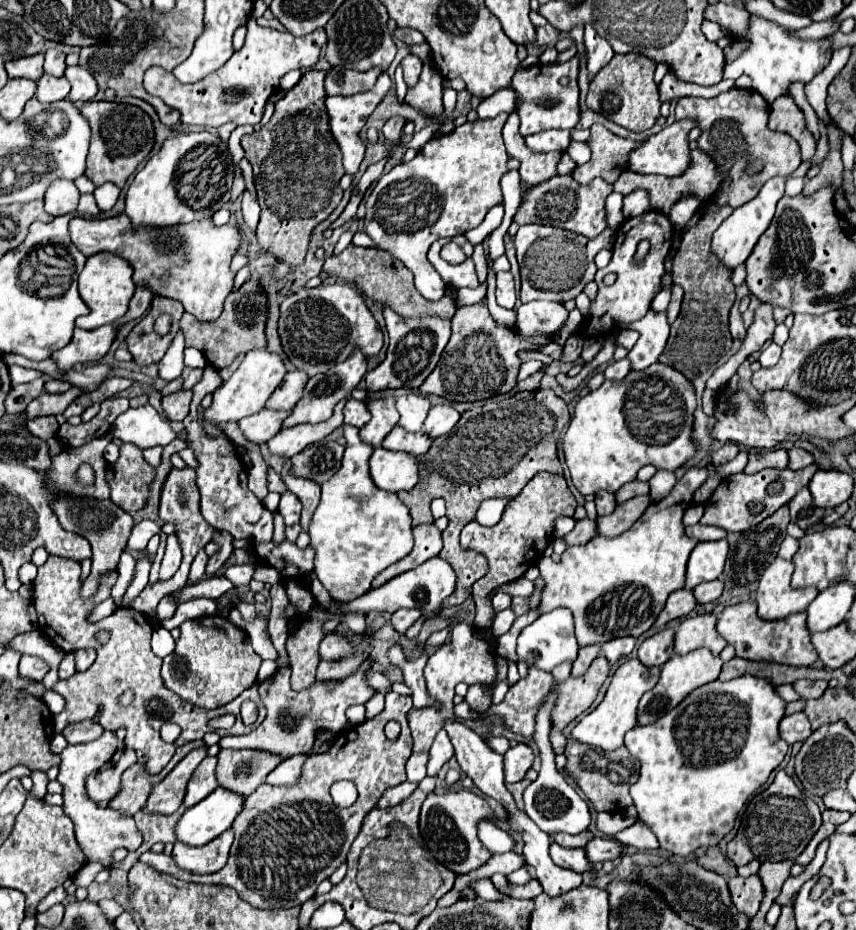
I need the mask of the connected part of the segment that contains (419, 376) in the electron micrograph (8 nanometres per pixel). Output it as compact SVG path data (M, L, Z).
M383 306L385 316L385 328L389 334L389 346L385 360L365 374L367 390L385 390L385 388L419 388L425 378L433 372L433 368L439 362L439 356L443 348L449 342L451 336L451 322L443 320L439 316L415 316L415 318L403 318L397 312L393 312L389 306Z

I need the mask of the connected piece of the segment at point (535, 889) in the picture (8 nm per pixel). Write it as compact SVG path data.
M529 880L523 886L505 886L505 888L497 888L501 894L505 896L513 896L513 898L535 898L541 892L541 886L537 880Z

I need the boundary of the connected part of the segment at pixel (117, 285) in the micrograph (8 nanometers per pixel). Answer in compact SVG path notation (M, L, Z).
M99 252L89 256L83 272L79 274L79 294L83 302L91 308L91 312L87 316L77 318L77 326L85 330L93 330L121 318L129 308L129 300L135 294L135 282L131 276L133 276L133 268L129 266L129 262L119 256L113 256L111 252Z

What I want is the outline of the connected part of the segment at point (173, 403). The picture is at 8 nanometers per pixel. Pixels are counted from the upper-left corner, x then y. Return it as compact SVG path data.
M181 390L181 392L165 396L161 400L161 404L163 404L163 410L165 410L167 418L169 420L183 420L189 414L192 398L193 392L191 390Z

